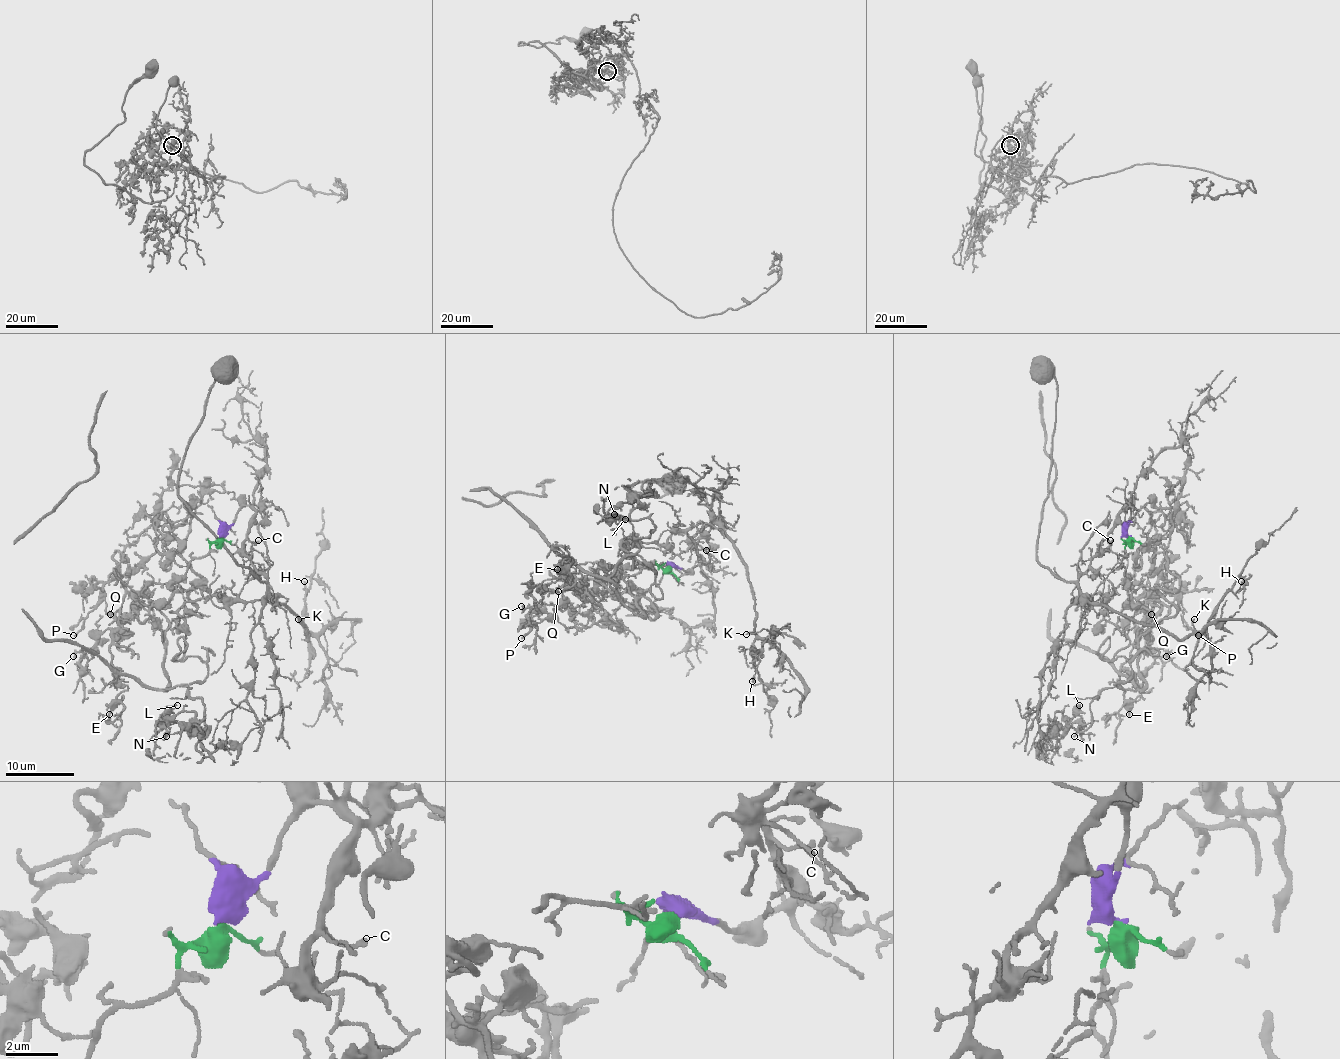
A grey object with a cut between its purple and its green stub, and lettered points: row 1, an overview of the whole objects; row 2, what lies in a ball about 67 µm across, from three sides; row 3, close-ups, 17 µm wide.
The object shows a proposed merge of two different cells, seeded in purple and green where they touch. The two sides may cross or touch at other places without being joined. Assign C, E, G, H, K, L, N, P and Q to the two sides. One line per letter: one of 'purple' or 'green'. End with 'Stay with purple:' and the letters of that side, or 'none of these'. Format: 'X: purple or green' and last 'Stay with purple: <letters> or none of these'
C: purple
E: green
G: green
H: purple
K: purple
L: green
N: green
P: green
Q: green
Stay with purple: C, H, K

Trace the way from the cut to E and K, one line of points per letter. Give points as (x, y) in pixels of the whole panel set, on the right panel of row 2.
E: (1128, 536), (1121, 561), (1131, 592), (1126, 601), (1138, 601), (1147, 614), (1121, 667), (1119, 686), (1130, 715)
K: (1128, 536), (1126, 505), (1079, 578), (1079, 590), (1089, 601), (1179, 638), (1194, 630), (1194, 619)

